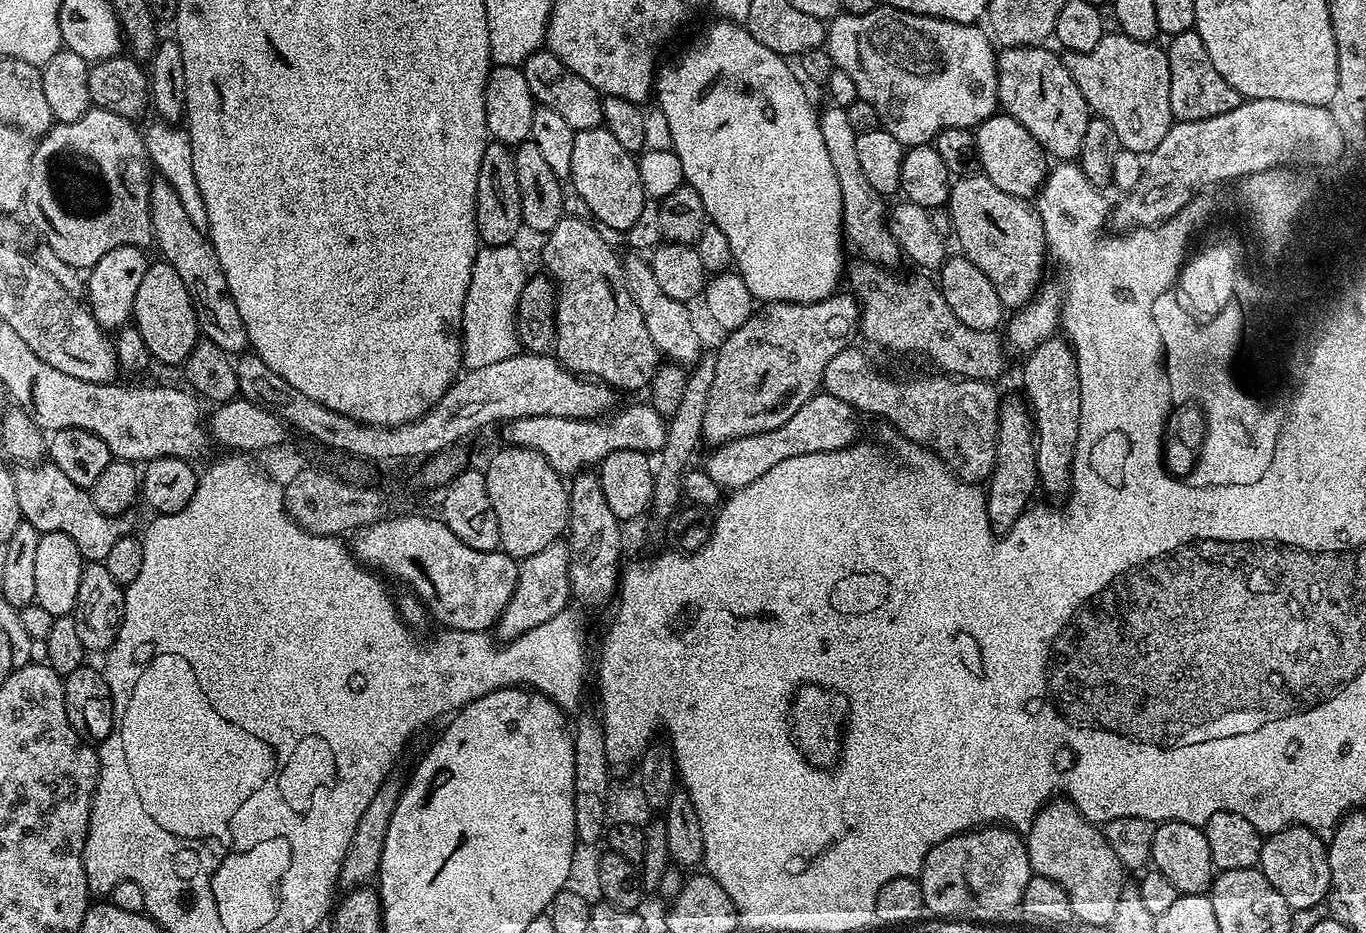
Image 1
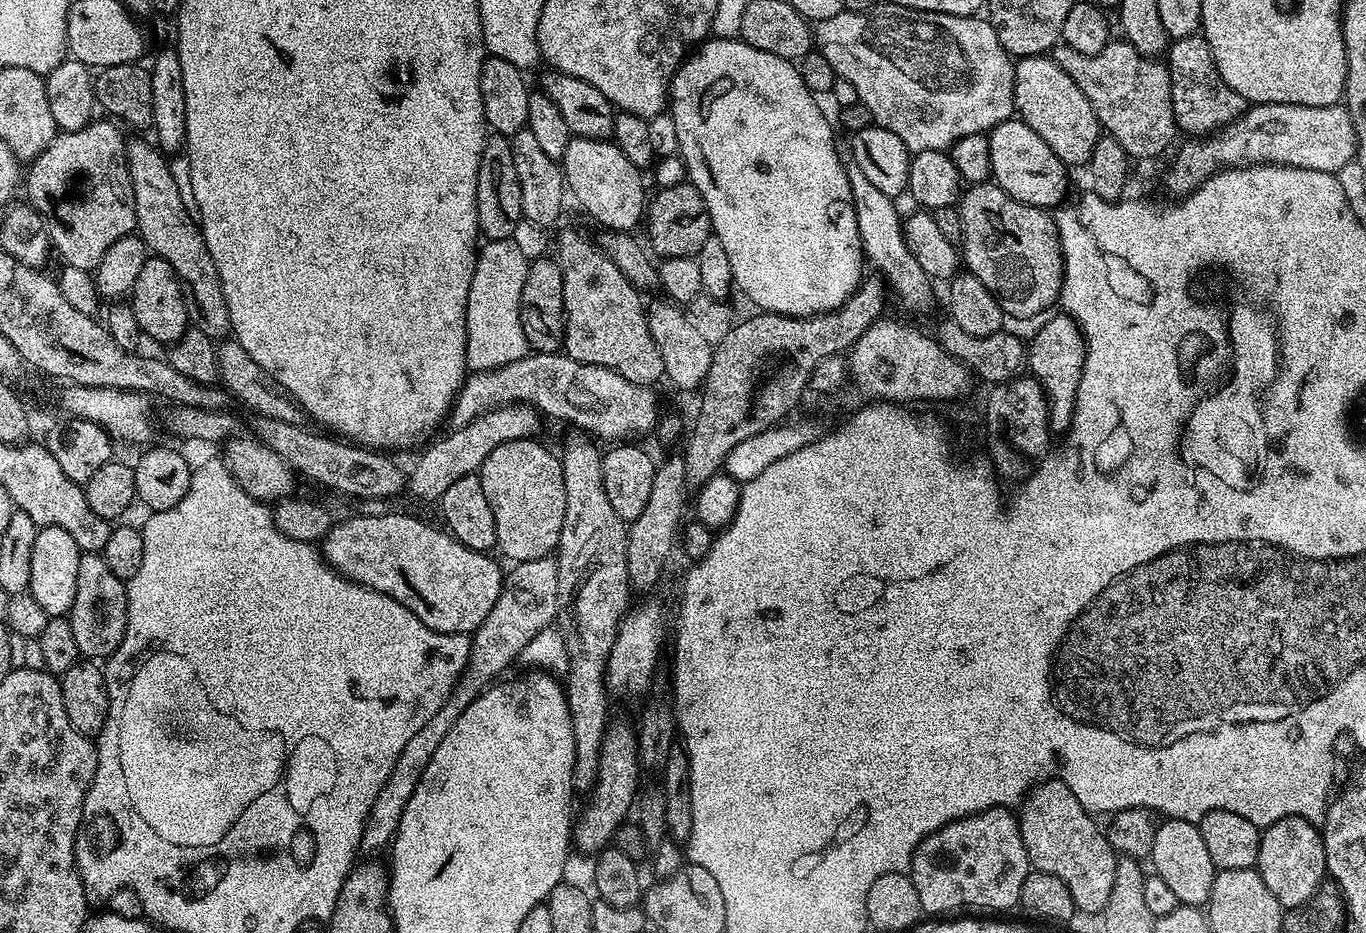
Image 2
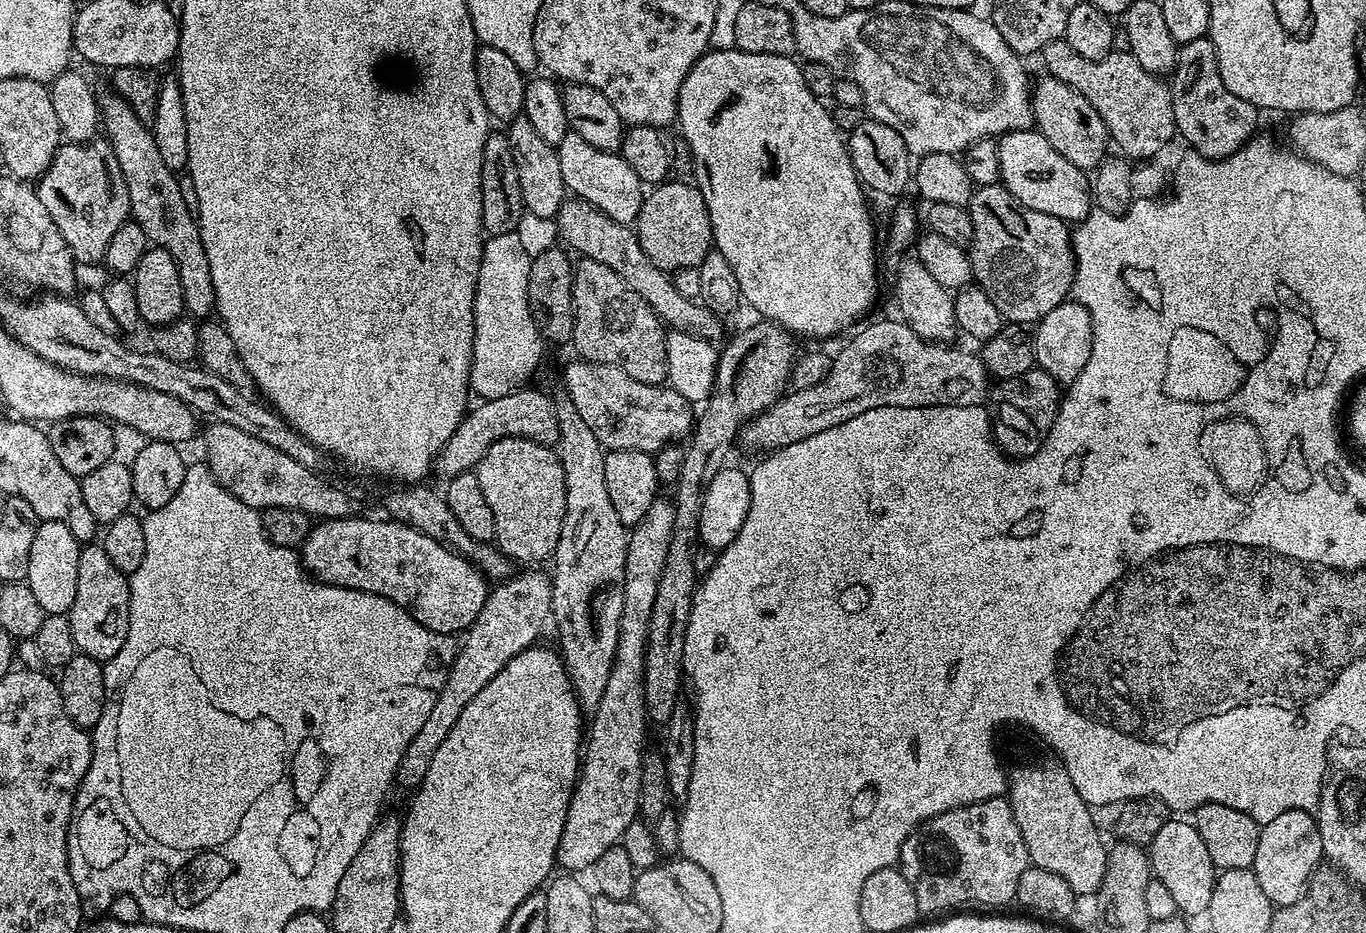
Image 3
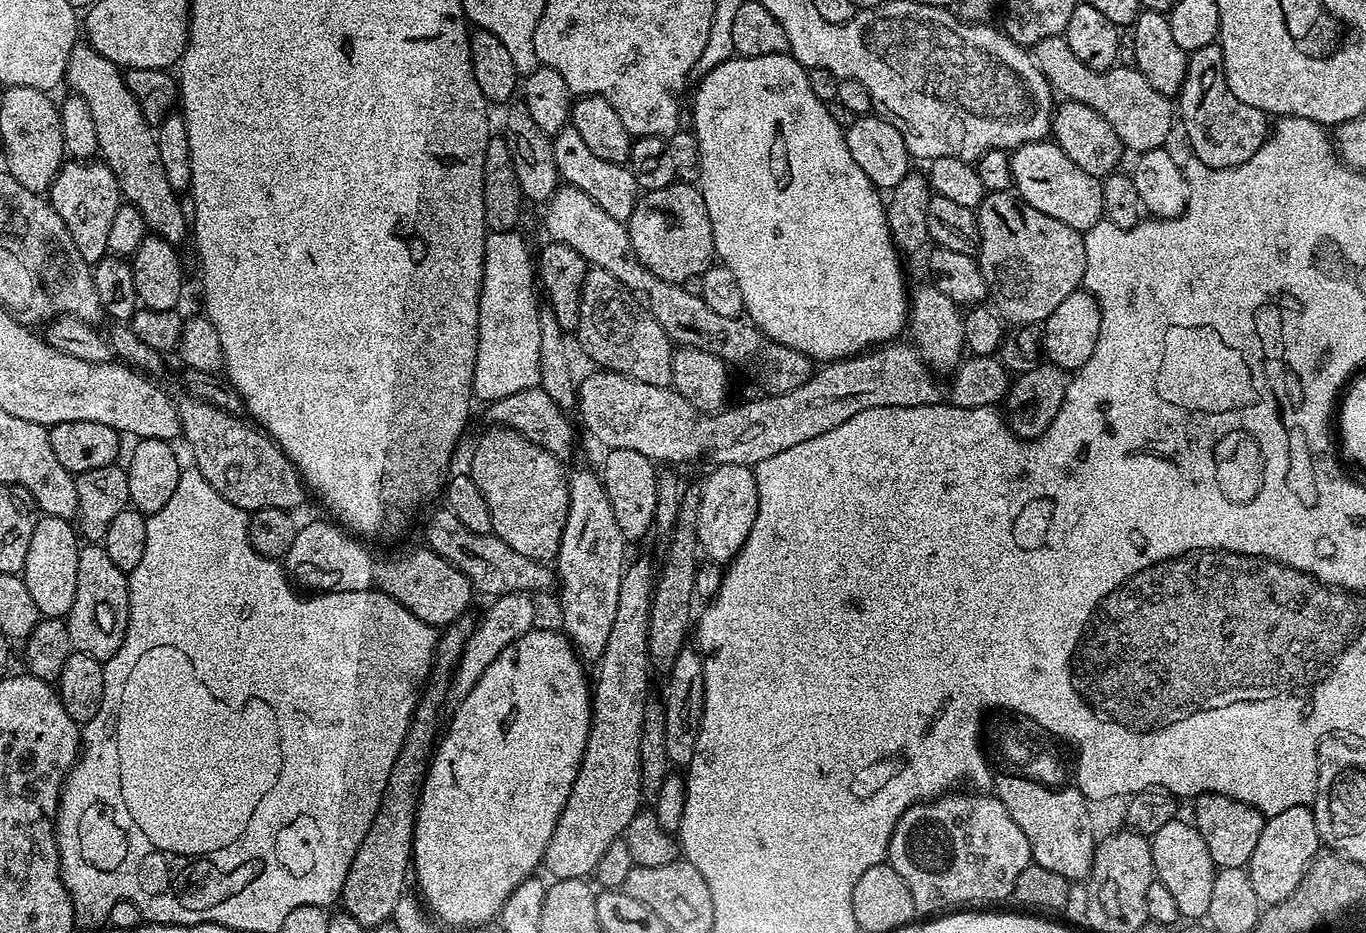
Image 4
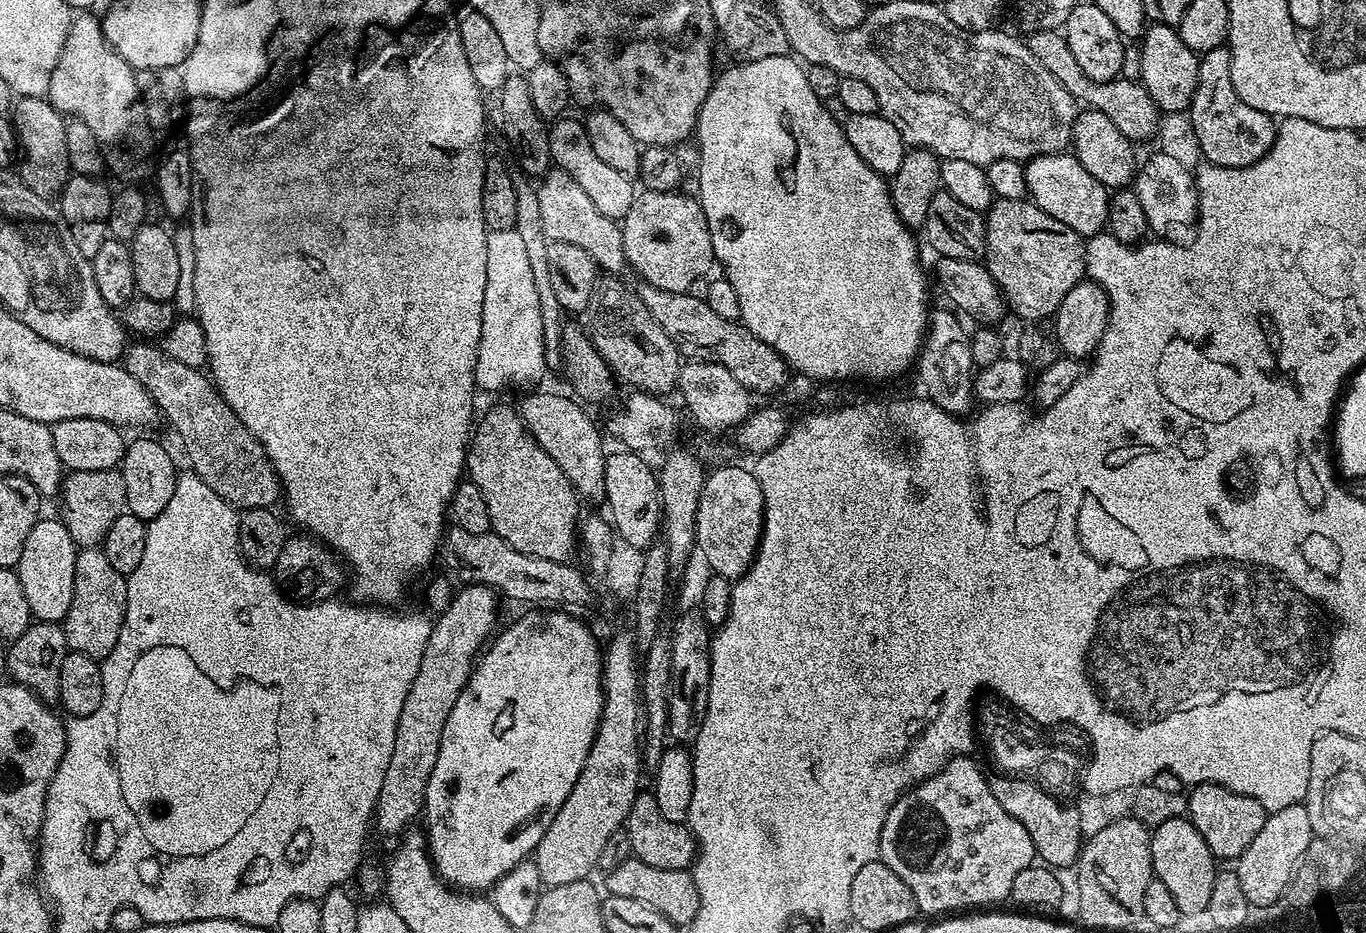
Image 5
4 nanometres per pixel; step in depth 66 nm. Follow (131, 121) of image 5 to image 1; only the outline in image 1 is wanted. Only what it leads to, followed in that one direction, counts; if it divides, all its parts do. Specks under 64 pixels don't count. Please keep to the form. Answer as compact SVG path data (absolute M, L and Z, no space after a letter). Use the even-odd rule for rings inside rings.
M161 178L153 179L148 186L148 201L154 248L164 255L161 256L163 263L178 270L178 278L182 278L182 283L186 285L186 294L190 294L201 337L214 342L214 346L222 346L222 350L229 354L243 353L249 347L246 328L242 326L242 316L238 314L238 306L234 306L234 298L228 292L222 262L218 262L218 254L205 230L190 222L170 182Z

